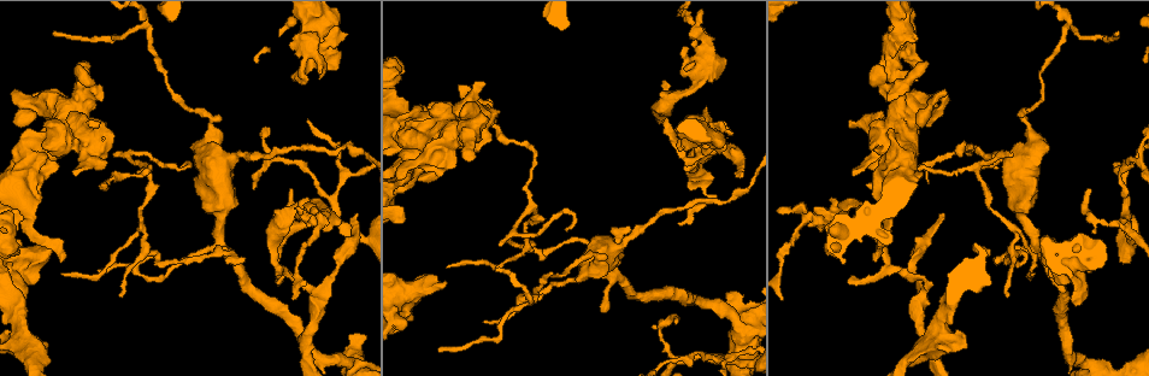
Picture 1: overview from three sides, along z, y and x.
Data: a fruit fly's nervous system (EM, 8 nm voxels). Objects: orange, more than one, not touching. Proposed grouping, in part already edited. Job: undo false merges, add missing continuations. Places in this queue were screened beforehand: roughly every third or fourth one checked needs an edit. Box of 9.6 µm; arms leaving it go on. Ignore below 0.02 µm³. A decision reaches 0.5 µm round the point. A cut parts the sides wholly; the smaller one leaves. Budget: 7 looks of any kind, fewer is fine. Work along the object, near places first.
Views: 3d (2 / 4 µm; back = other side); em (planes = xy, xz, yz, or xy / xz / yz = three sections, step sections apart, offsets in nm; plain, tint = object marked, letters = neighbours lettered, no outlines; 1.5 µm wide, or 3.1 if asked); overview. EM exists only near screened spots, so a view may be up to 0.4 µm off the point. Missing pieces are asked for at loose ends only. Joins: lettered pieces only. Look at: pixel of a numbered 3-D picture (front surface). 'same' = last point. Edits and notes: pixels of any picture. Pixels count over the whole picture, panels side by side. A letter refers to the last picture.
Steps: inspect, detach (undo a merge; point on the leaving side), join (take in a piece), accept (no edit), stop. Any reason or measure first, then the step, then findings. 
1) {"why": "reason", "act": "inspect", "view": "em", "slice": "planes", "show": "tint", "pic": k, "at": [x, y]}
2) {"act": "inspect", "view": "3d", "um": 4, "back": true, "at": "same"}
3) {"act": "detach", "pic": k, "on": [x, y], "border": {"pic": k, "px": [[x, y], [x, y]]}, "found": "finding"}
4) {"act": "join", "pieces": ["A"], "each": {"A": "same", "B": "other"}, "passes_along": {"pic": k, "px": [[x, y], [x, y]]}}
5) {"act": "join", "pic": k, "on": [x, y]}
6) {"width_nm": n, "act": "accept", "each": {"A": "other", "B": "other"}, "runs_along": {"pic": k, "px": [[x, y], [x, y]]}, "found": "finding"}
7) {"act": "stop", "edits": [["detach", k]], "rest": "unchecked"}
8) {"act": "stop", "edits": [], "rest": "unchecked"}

{"why": "tapers out", "act": "inspect", "view": "em", "slice": "xz", "step": 8, "show": "tint", "pic": 1, "at": [116, 153]}

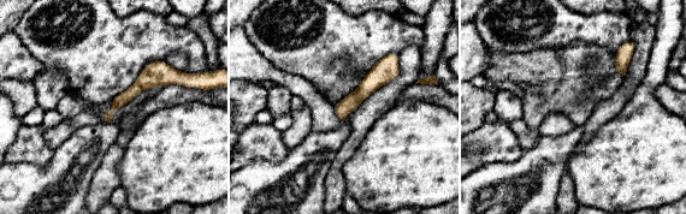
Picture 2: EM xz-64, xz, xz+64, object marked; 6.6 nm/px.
{"why": "another direction", "act": "inspect", "view": "em", "slice": "planes", "show": "letters", "at": "same"}

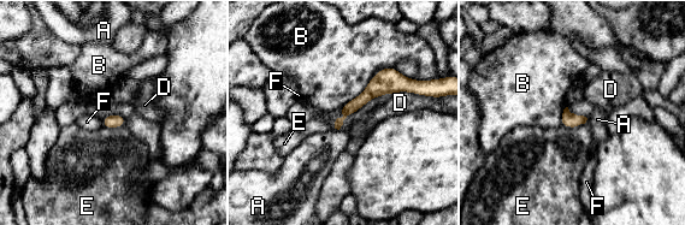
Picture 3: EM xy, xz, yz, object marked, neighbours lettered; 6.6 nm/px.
{"width_nm": 90, "act": "accept", "each": {"A": "other", "B": "other", "D": "other", "E": "other", "F": "other"}, "runs_along": {"pic": 3, "px": [[411, 88], [379, 84], [337, 125]]}, "found": "no lettered piece goes on from it"}

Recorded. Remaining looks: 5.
{"why": "branch stops here", "act": "inspect", "view": "3d", "um": 4, "pic": 1, "at": [98, 125]}

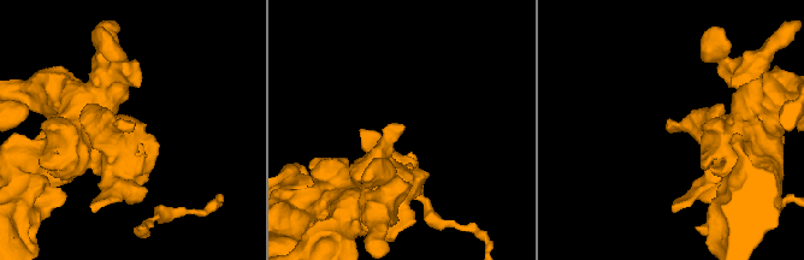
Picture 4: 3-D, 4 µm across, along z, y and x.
{"why": "shape alone is not enough", "act": "inspect", "view": "em", "slice": "planes", "show": "letters", "pic": 4, "at": [133, 126]}

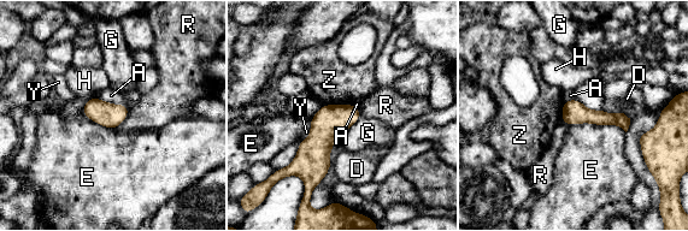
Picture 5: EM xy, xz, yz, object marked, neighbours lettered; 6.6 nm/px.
{"longest_contact_nm": ["E", 400], "act": "accept", "each": {"A": "other", "D": "other", "E": "other", "G": "other", "H": "other", "R": "other", "Y": "other", "Z": "other"}, "found": "none of them fits"}

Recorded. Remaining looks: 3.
{"why": "a fork", "act": "inspect", "view": "em", "slice": "yz", "step": 8, "show": "tint", "pic": 1, "at": [897, 53]}

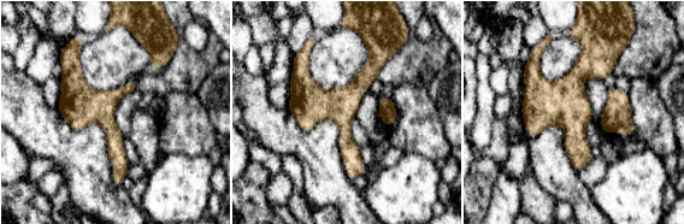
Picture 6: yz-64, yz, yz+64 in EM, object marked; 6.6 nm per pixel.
{"act": "inspect", "view": "em", "slice": "planes", "show": "letters", "at": "same"}

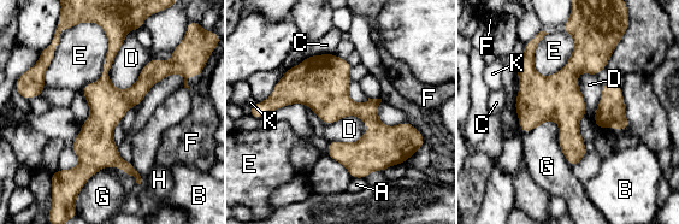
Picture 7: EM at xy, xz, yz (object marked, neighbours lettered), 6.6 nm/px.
{"width_nm": 260, "act": "accept", "each": {"A": "other", "B": "other", "C": "other", "D": "other", "E": "other", "F": "other", "G": "other", "H": "other", "K": "other"}, "runs_along": {"pic": 7, "px": [[116, 39], [84, 178]]}, "found": "one neuron here"}

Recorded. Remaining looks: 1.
{"act": "stop", "edits": [], "rest": "unchecked"}

